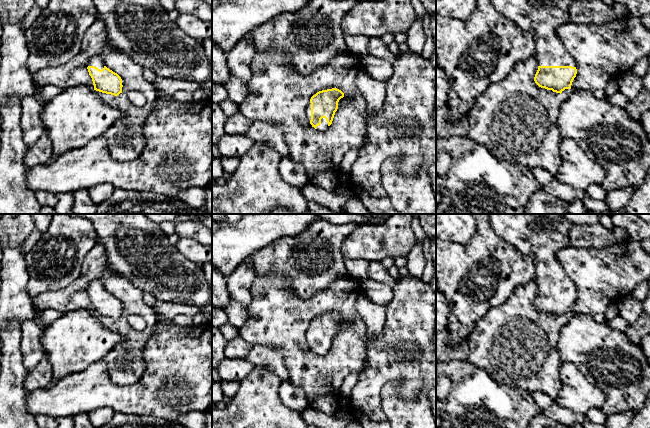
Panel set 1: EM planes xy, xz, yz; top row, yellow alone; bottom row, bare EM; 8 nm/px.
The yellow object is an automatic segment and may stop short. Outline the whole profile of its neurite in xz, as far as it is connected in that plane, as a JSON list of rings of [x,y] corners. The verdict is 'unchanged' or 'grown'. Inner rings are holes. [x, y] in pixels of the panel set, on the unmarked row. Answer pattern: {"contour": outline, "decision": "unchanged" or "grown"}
{"contour": [[[337,312],[322,314],[313,319],[306,332],[306,340],[312,351],[325,355],[332,348],[338,326],[343,321],[344,317]]], "decision": "grown"}

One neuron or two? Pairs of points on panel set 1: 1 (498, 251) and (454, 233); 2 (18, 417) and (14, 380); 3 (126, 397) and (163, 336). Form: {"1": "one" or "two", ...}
{"1": "two", "2": "one", "3": "one"}

